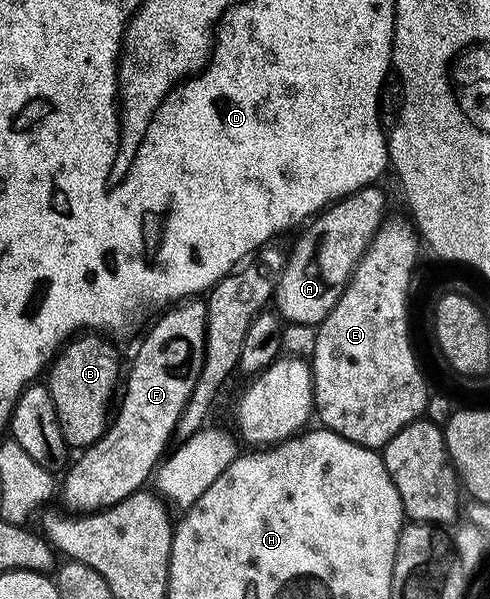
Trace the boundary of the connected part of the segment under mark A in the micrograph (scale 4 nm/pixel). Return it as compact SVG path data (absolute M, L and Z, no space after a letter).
M365 187L329 205L307 226L309 229L297 239L292 253L290 249L274 298L275 312L287 324L321 325L344 294L360 256L386 219L384 193L376 188L380 187Z

